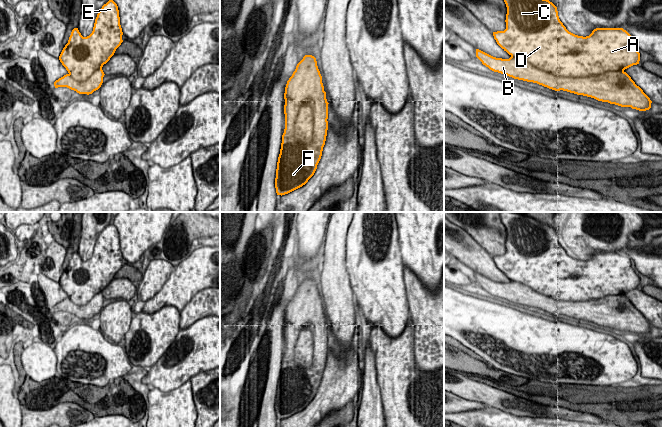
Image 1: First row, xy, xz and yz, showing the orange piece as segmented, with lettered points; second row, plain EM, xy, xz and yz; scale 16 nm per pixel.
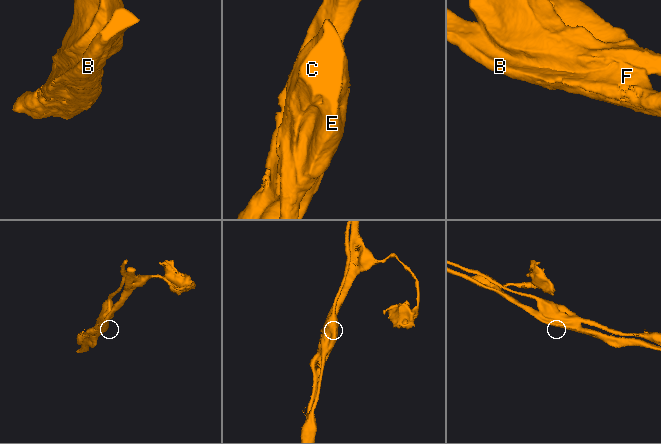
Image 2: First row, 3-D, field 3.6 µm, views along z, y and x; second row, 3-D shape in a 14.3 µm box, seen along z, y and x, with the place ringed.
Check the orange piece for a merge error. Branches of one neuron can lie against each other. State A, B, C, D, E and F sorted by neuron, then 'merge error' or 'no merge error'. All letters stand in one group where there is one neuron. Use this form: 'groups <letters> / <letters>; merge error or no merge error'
groups A C D E / B F; merge error

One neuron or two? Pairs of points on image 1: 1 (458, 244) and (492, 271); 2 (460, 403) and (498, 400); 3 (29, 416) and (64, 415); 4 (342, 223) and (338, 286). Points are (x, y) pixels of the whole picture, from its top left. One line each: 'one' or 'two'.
1: one
2: two
3: one
4: one

